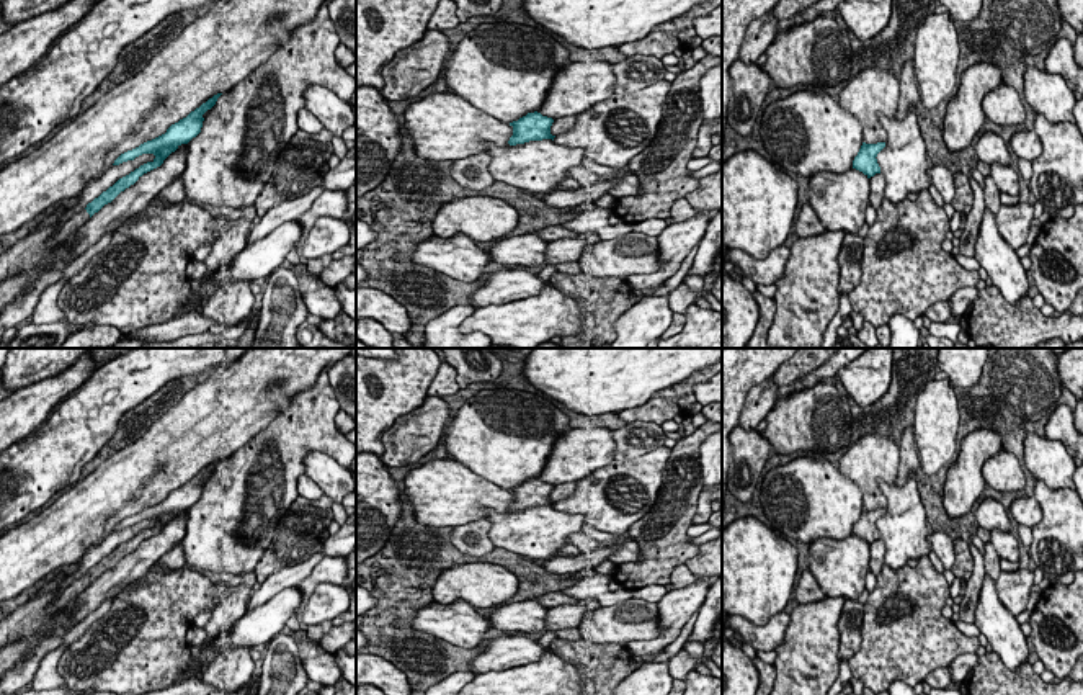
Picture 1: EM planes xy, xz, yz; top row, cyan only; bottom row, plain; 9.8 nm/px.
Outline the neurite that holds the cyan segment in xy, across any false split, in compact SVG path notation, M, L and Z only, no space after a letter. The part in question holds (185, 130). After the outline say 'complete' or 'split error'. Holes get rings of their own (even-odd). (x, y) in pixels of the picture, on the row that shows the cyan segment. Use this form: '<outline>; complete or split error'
M222 93L214 95L186 118L172 124L165 134L140 144L139 147L121 154L113 165L134 160L142 154L154 154L155 159L119 178L113 186L103 191L98 198L87 204L85 209L72 216L64 224L57 219L51 226L41 226L25 237L18 239L11 247L0 253L0 281L18 273L31 270L46 253L72 242L75 232L105 204L111 203L121 191L134 185L144 173L160 167L163 160L175 152L181 144L188 144L201 132L203 114L211 110Z; split error

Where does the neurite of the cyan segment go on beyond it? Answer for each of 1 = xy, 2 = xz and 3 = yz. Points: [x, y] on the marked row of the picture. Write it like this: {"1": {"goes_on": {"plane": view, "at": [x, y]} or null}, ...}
{"1": {"goes_on": {"plane": "xy", "at": [28, 251]}}, "2": {"goes_on": null}, "3": {"goes_on": null}}

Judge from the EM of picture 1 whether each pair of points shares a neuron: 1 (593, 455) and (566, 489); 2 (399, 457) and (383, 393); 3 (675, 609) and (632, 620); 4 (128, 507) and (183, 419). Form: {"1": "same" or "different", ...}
{"1": "different", "2": "different", "3": "different", "4": "same"}

